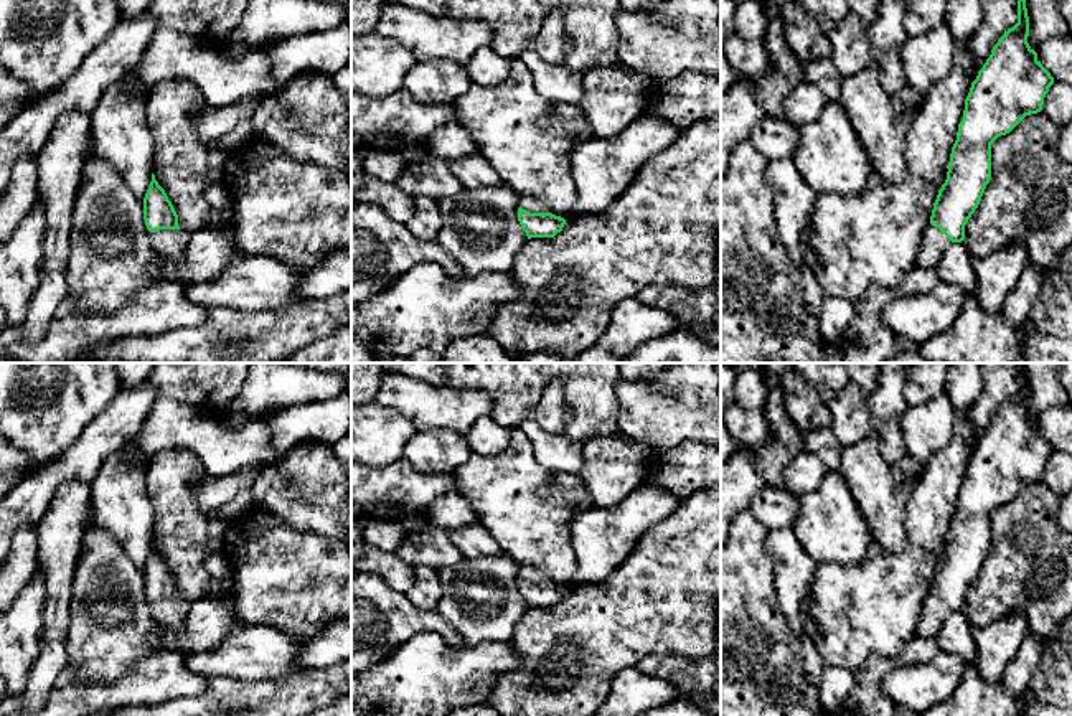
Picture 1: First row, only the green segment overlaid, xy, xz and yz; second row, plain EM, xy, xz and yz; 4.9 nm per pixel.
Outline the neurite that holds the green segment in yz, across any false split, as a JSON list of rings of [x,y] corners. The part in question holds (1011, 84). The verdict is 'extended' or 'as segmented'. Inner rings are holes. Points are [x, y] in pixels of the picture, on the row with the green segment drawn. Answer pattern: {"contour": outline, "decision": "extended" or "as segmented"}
{"contour": [[[1018,0],[1018,23],[993,46],[965,99],[947,180],[919,244],[914,262],[919,267],[937,267],[948,244],[965,239],[965,224],[991,180],[991,144],[1026,115],[1042,111],[1054,78],[1037,59],[1027,36],[1026,0]]], "decision": "extended"}

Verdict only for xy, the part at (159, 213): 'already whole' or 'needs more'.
needs more

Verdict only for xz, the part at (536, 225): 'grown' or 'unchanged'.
grown

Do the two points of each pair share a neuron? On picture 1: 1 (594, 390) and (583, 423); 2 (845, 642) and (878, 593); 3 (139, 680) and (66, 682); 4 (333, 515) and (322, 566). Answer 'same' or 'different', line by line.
1: same
2: same
3: same
4: different

